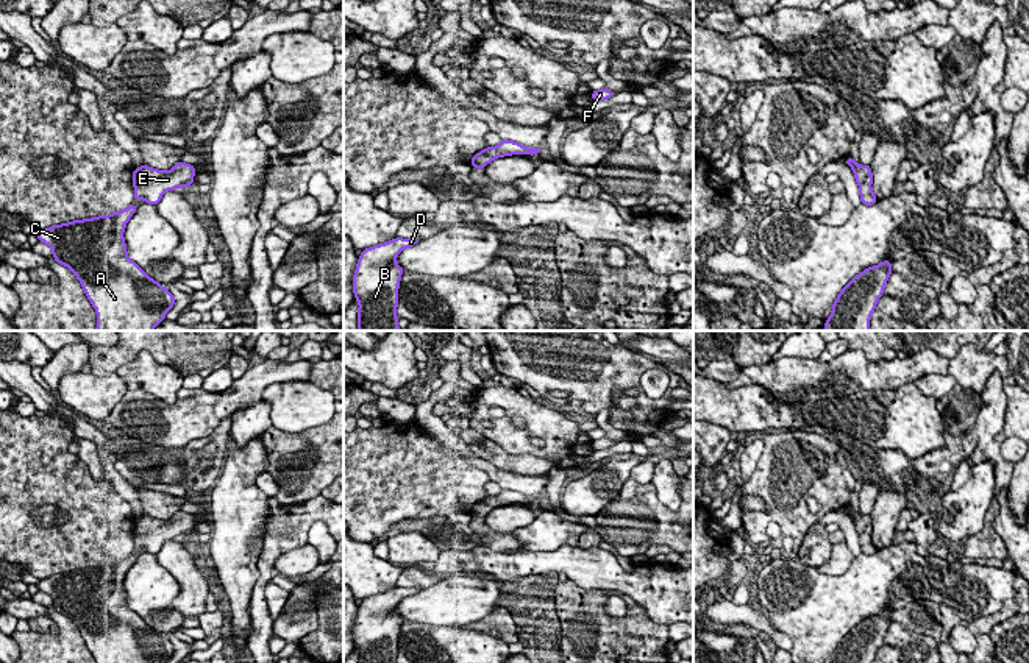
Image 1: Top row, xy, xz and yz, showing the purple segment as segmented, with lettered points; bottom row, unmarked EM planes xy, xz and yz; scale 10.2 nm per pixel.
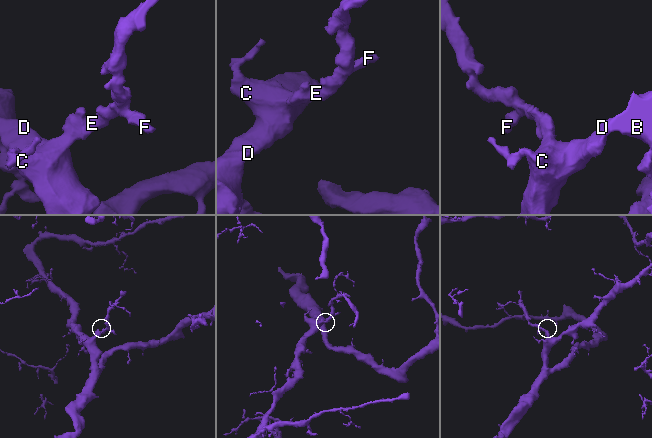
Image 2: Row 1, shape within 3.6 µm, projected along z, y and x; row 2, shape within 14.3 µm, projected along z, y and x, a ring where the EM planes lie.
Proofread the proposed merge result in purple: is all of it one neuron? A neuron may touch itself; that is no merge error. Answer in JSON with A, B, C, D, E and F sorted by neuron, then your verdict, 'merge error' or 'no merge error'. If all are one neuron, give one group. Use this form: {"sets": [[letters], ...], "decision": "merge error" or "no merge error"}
{"sets": [["A", "B", "C", "D", "E", "F"]], "decision": "no merge error"}

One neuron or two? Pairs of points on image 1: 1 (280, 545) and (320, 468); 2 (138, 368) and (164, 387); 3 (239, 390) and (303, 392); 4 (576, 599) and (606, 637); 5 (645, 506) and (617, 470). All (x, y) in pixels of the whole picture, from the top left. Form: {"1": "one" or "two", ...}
{"1": "two", "2": "one", "3": "two", "4": "one", "5": "two"}

